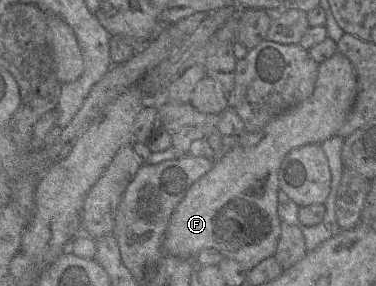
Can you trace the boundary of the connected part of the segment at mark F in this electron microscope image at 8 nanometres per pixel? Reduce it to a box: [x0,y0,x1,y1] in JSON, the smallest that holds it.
[163,52,357,270]

